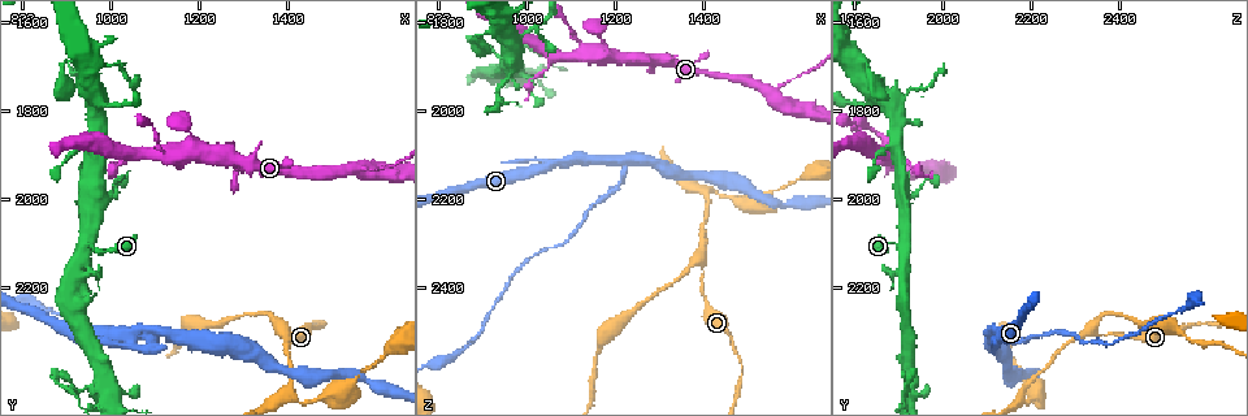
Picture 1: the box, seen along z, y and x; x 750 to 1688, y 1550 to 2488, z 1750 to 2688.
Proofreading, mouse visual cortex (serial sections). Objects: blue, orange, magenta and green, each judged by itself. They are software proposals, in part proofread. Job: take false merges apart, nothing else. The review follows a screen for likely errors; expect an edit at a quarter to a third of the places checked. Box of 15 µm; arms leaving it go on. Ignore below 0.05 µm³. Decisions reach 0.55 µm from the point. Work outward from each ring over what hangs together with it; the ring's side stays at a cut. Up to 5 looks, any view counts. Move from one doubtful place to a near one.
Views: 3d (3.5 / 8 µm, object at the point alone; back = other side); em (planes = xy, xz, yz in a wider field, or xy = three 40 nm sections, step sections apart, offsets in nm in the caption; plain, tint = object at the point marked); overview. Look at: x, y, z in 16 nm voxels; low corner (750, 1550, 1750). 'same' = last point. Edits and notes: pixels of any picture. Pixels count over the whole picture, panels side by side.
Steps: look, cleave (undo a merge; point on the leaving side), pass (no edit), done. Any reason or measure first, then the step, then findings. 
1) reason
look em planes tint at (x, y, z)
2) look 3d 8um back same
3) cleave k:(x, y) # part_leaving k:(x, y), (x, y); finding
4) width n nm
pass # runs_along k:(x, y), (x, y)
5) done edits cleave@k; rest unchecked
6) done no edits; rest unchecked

sharp bend
look 3d 3.5um at (930, 1685, 1815)

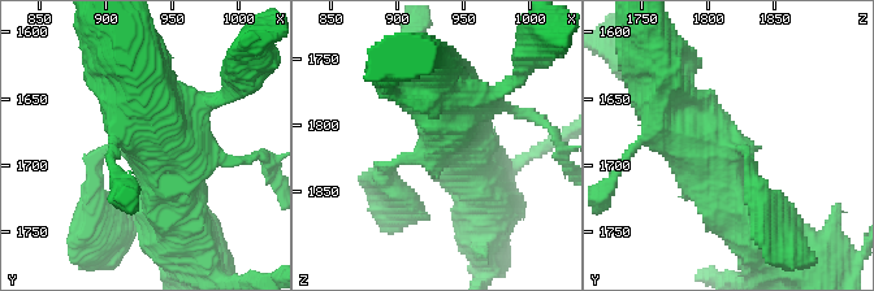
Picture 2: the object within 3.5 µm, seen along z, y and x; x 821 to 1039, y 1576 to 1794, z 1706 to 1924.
pass # runs_along 2:(770, 243), (666, 103); all the same cell

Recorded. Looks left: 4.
arms part here
look 3d 3.5um at (1385, 2300, 2340)

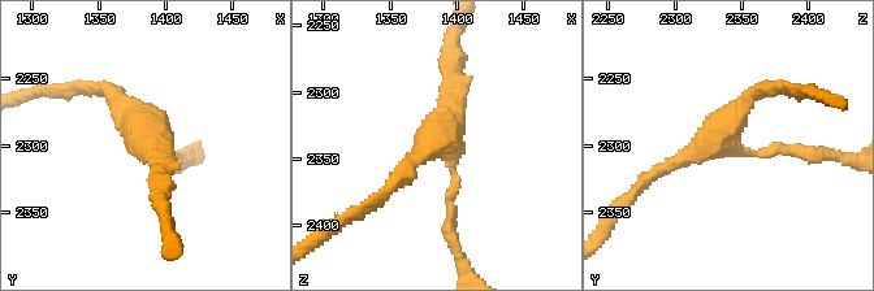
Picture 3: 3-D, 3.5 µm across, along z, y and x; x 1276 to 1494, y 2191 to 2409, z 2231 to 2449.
arms 3; arm_widths 150, 200, 200 nm; now the EM
look em xy step 1 tint at (1390, 2294, 2334)

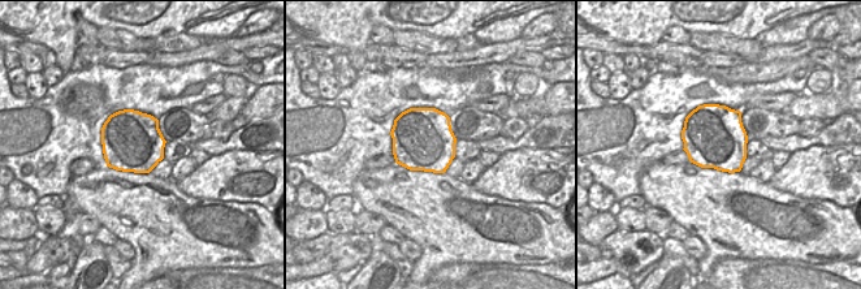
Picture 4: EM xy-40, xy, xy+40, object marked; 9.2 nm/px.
pass # runs_along 3:(803, 155), (713, 139), (649, 176); all the same cell

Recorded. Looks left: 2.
done no edits; rest unchecked

